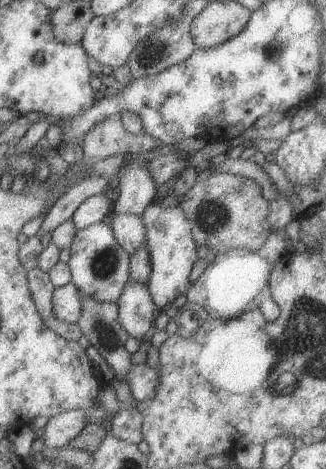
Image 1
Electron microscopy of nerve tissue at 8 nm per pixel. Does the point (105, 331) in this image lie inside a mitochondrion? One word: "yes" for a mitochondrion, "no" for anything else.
yes

